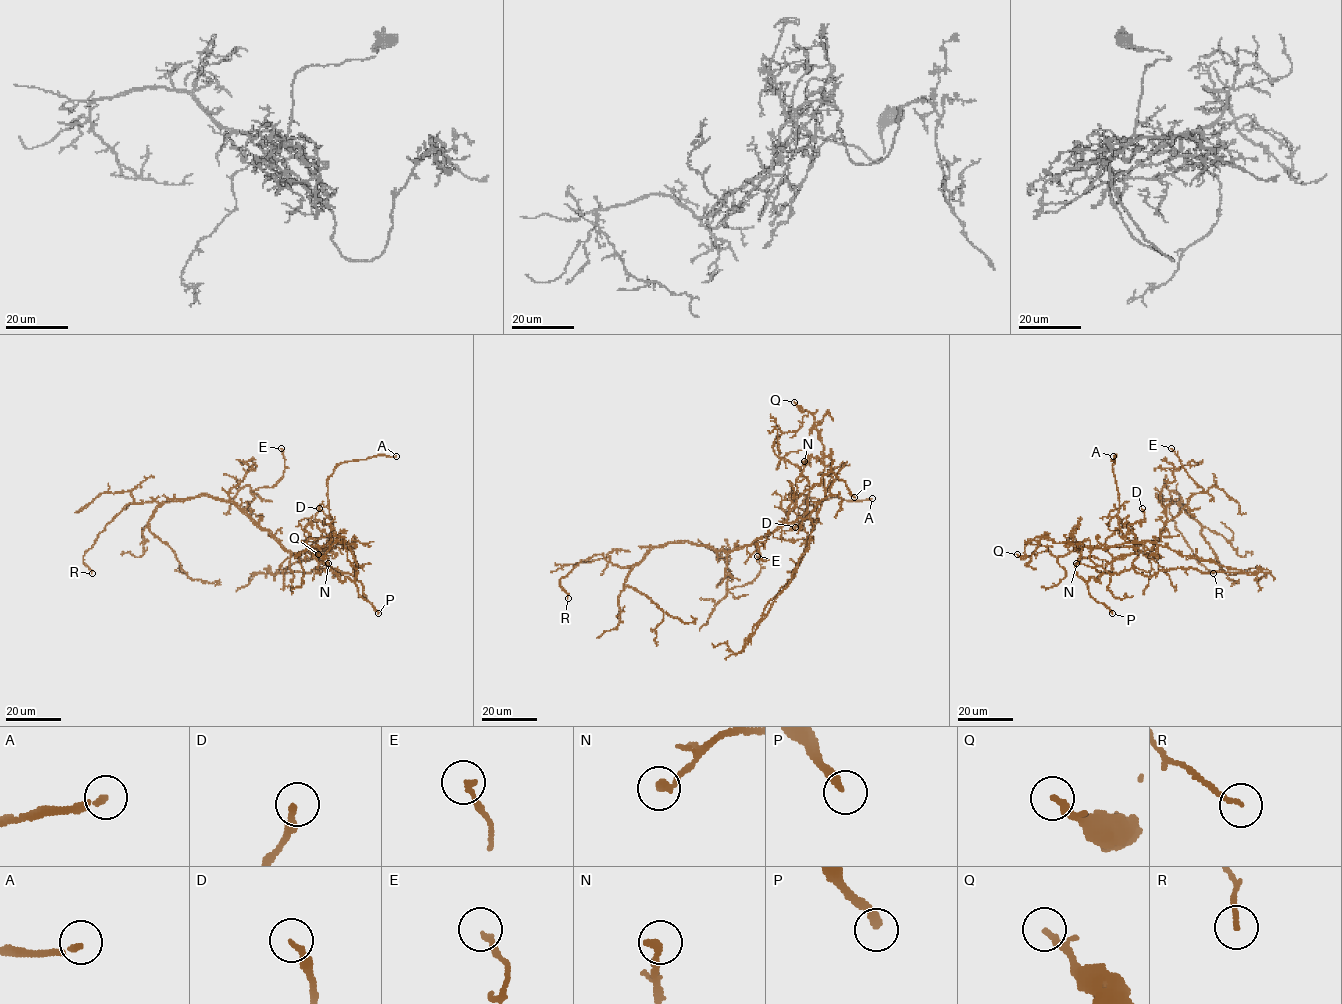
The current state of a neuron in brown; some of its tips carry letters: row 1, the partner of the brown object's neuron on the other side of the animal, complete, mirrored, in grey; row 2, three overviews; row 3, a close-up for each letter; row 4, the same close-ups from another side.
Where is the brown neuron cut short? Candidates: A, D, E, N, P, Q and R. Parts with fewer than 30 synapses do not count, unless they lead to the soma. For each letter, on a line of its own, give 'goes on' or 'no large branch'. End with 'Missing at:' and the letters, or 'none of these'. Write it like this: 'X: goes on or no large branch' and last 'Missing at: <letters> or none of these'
A: goes on
D: no large branch
E: no large branch
N: no large branch
P: goes on
Q: no large branch
R: no large branch
Missing at: A, P

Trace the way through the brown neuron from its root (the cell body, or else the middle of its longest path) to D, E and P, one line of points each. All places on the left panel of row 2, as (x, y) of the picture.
D: (281, 545), (296, 554), (309, 552), (341, 581), (354, 580), (354, 557), (330, 526), (315, 518), (319, 508)
E: (281, 545), (250, 520), (249, 506), (254, 498), (252, 491), (272, 487), (282, 476), (285, 459), (281, 448)
P: (281, 545), (296, 554), (309, 552), (326, 562), (341, 581), (349, 578), (358, 593), (378, 613)

